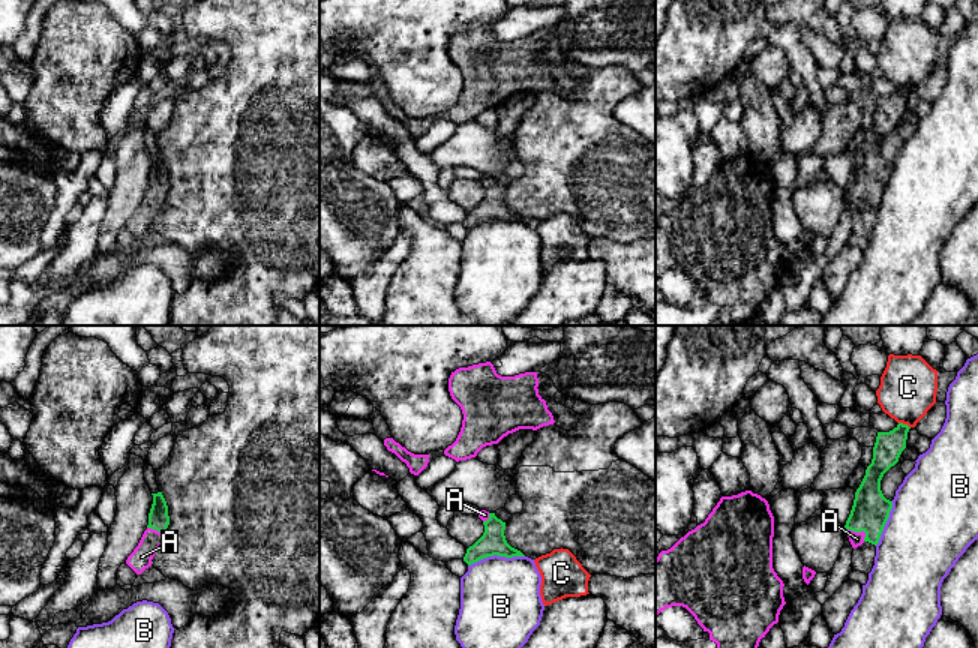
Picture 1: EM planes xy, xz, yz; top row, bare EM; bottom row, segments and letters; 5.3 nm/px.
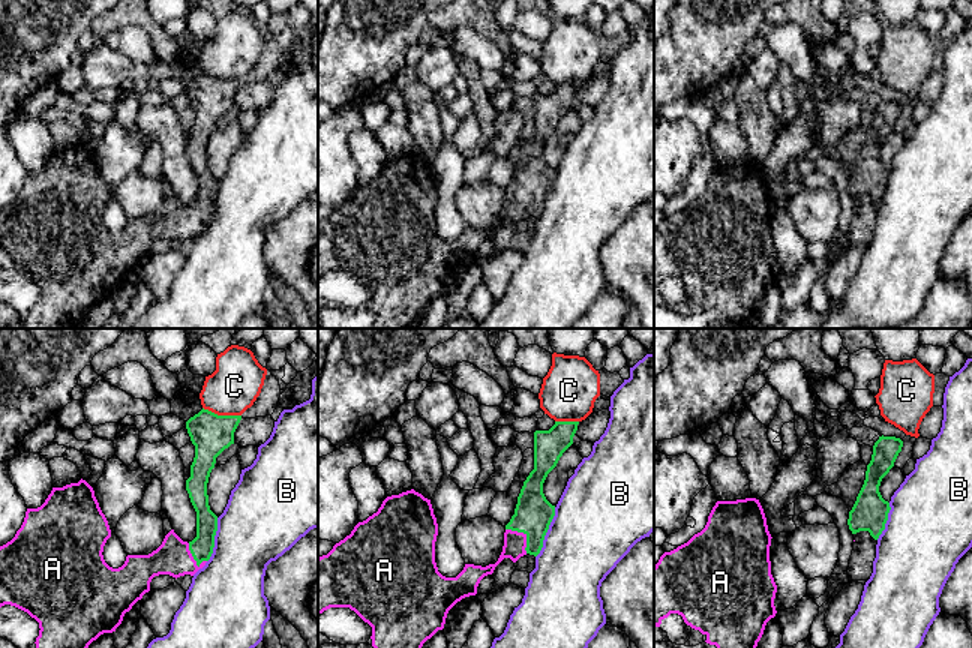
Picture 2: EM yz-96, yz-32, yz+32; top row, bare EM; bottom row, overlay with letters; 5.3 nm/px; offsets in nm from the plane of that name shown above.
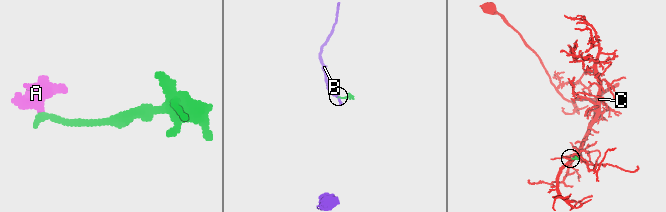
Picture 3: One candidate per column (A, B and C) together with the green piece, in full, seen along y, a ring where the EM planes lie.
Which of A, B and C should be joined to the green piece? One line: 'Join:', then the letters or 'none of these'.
Join: A

